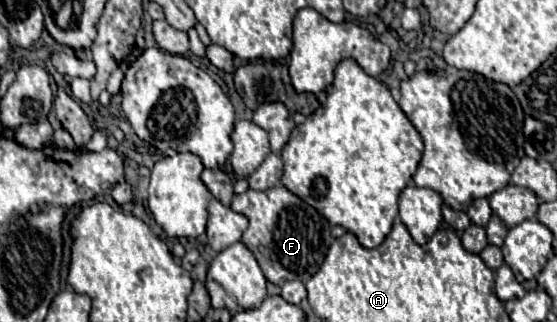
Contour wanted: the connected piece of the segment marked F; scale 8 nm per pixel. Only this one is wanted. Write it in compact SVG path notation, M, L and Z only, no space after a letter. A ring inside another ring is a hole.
M276 185L268 191L248 189L242 195L234 195L230 207L248 217L250 225L242 235L242 243L256 257L264 277L276 285L282 285L290 279L306 283L320 269L330 243L334 241L330 235L330 223L282 185Z

